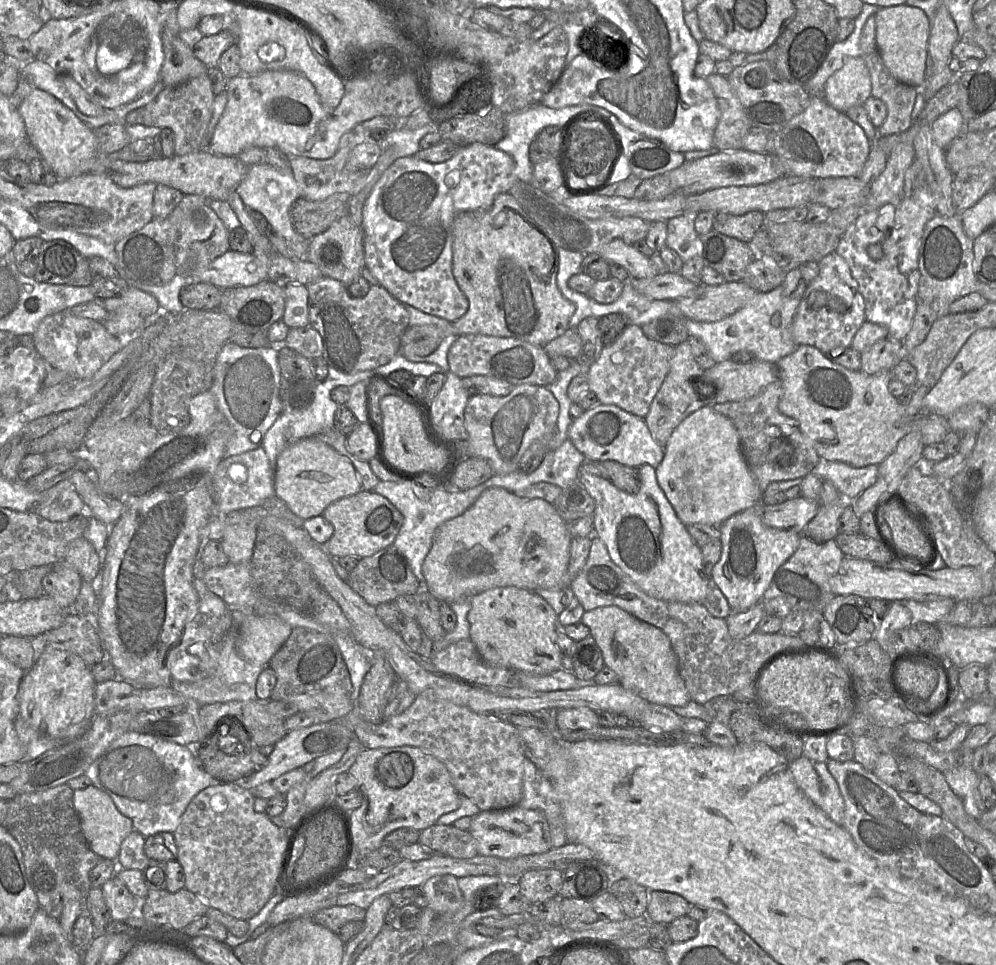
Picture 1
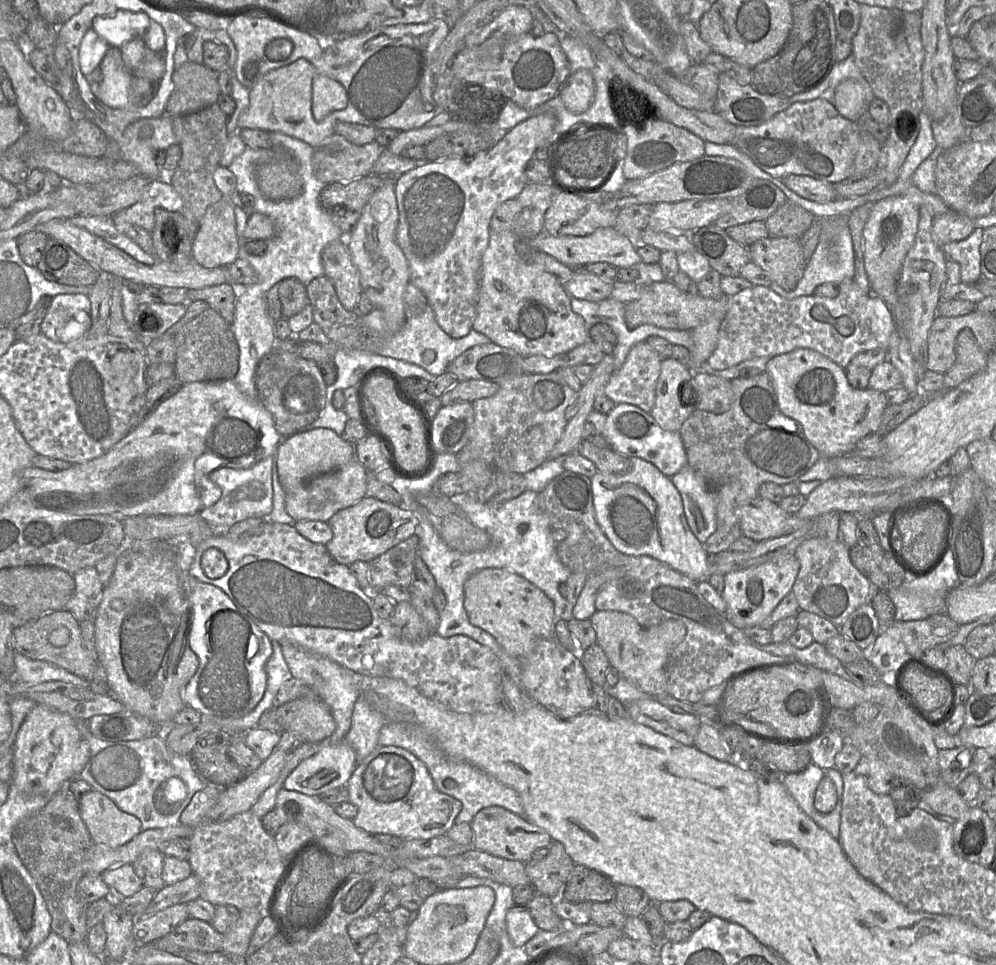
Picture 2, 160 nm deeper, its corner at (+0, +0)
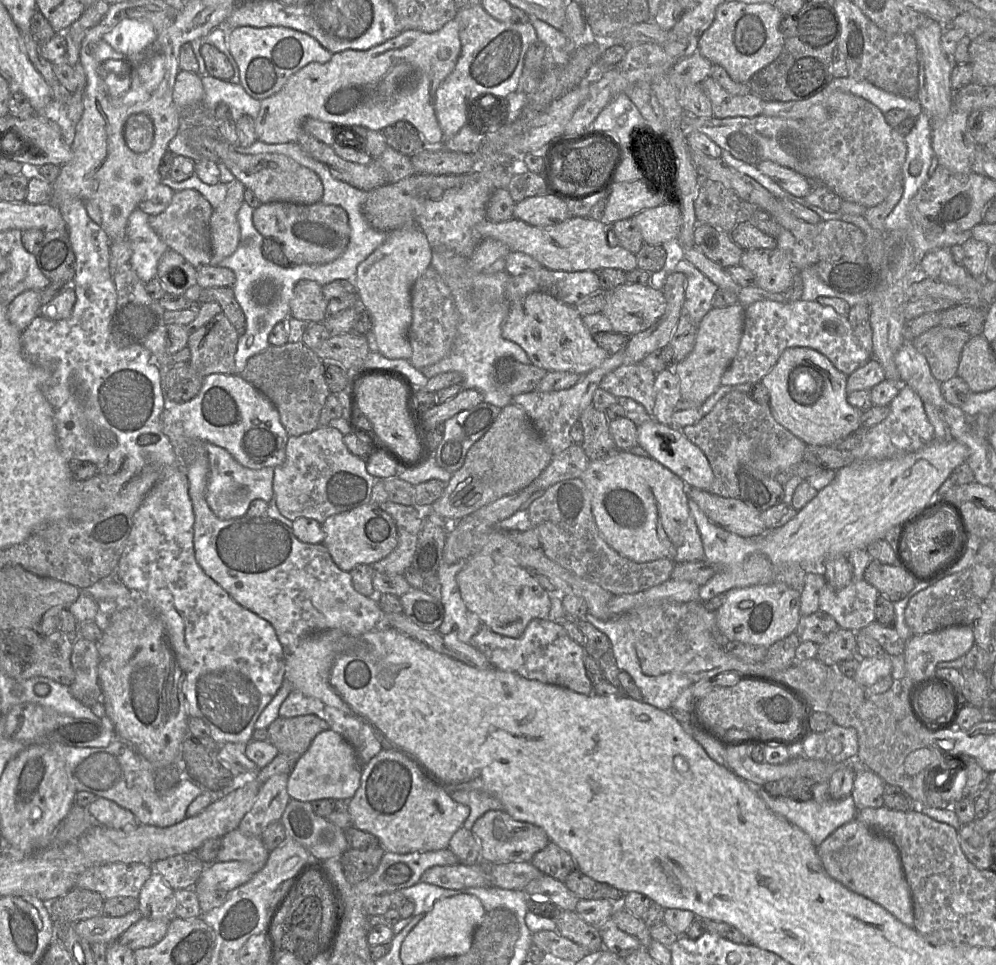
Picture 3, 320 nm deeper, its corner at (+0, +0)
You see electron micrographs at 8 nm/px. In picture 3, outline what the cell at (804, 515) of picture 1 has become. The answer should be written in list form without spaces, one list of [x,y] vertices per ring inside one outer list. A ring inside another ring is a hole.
[[[687,487],[687,495],[715,524],[740,537],[752,537],[767,530],[761,512],[737,498],[714,495]]]

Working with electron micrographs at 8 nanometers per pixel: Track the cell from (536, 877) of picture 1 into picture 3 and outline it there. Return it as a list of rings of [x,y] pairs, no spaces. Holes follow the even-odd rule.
[[[551,841],[533,856],[530,863],[545,875],[562,882],[576,869],[572,856]]]

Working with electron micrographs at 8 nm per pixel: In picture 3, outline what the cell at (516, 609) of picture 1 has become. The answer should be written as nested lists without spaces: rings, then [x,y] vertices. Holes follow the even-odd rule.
[[[473,555],[465,561],[456,581],[466,606],[478,616],[482,625],[495,633],[519,638],[531,620],[548,619],[551,609],[548,592],[530,571],[505,559]]]

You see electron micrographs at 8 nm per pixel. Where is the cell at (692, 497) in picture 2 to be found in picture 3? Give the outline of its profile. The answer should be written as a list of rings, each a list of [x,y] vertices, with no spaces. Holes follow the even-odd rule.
[[[935,438],[923,448],[895,458],[882,461],[853,462],[837,470],[834,481],[821,489],[815,498],[799,510],[796,516],[785,525],[767,529],[765,532],[752,537],[740,537],[713,523],[696,502],[688,497],[689,510],[694,517],[703,543],[704,561],[710,564],[715,571],[714,575],[701,586],[699,600],[708,601],[733,588],[745,588],[775,582],[777,570],[792,564],[800,565],[806,573],[825,574],[824,563],[829,559],[847,556],[857,549],[866,549],[871,542],[884,539],[886,533],[895,526],[902,529],[918,510],[927,508],[939,498],[936,496],[941,485],[958,465],[967,460],[968,456],[968,448],[955,439],[940,440]]]

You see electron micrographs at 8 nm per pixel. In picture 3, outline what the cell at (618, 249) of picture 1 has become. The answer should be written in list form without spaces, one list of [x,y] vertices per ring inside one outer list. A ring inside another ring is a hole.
[[[571,217],[560,224],[545,227],[529,225],[516,218],[505,222],[493,222],[487,218],[476,225],[475,233],[480,239],[499,240],[512,252],[523,252],[550,270],[595,272],[601,268],[613,268],[627,273],[638,268],[635,254],[619,244],[611,247],[607,243],[607,234],[611,227],[612,225],[589,217]]]

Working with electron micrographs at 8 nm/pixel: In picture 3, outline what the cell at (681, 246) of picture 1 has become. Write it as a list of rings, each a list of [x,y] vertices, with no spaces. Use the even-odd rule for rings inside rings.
[[[679,261],[672,272],[681,272],[687,277],[683,313],[698,324],[713,308],[712,299],[718,287],[689,261]]]

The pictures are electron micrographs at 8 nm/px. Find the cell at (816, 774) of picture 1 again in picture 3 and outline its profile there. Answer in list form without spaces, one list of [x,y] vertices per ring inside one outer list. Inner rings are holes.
[[[828,782],[816,783],[813,786],[812,798],[807,801],[797,801],[786,797],[774,797],[762,785],[750,786],[772,812],[784,817],[790,823],[806,832],[816,847],[837,828],[855,819],[858,811],[851,795],[839,800],[832,799],[829,795]]]

